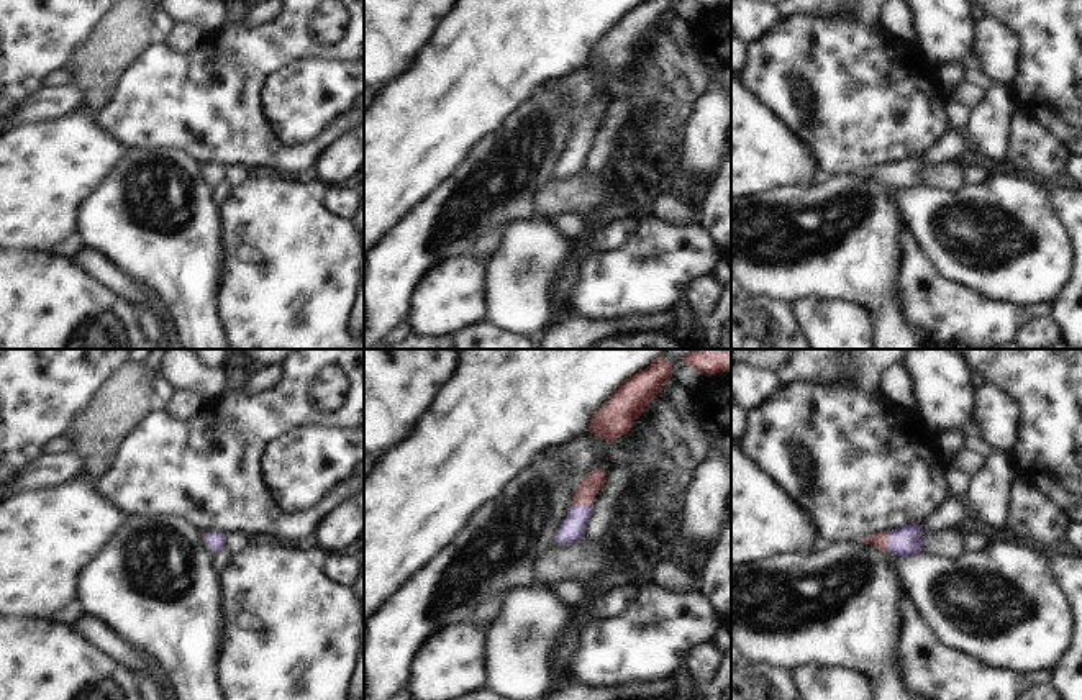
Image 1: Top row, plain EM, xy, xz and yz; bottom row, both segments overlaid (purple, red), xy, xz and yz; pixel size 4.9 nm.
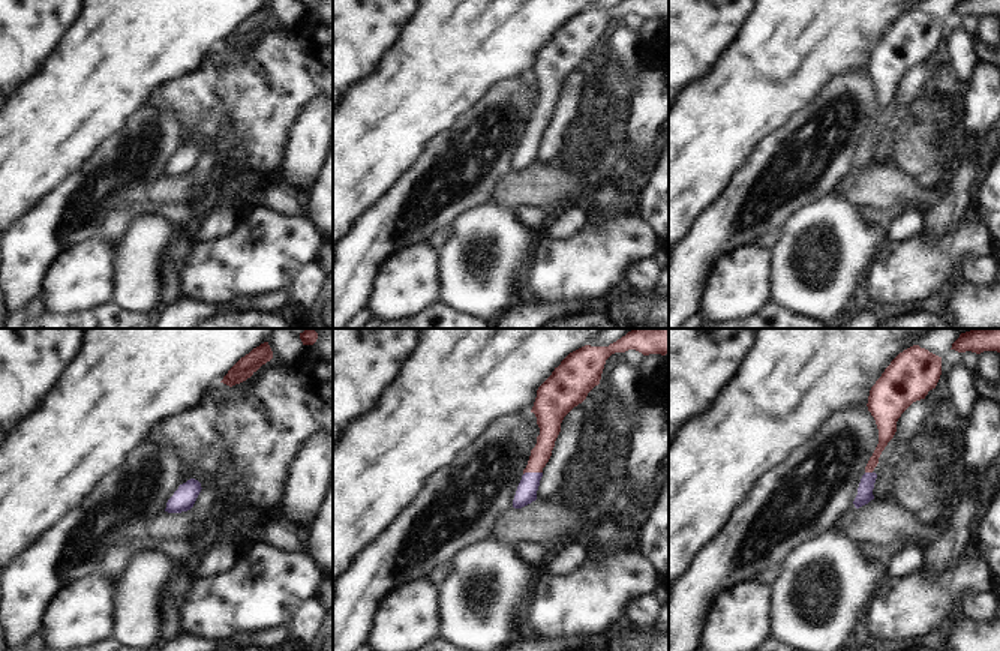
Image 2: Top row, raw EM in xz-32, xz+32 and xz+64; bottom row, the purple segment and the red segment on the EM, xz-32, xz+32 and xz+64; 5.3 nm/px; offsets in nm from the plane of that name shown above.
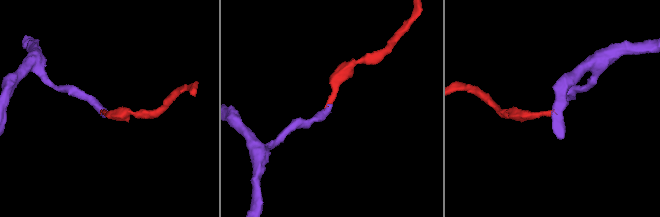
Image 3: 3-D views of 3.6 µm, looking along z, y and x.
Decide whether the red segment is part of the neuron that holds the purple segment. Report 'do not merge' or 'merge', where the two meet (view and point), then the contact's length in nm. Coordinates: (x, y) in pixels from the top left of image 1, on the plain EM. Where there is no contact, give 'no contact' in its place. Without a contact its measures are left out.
merge; contact xz (582, 140); length 100 nm

